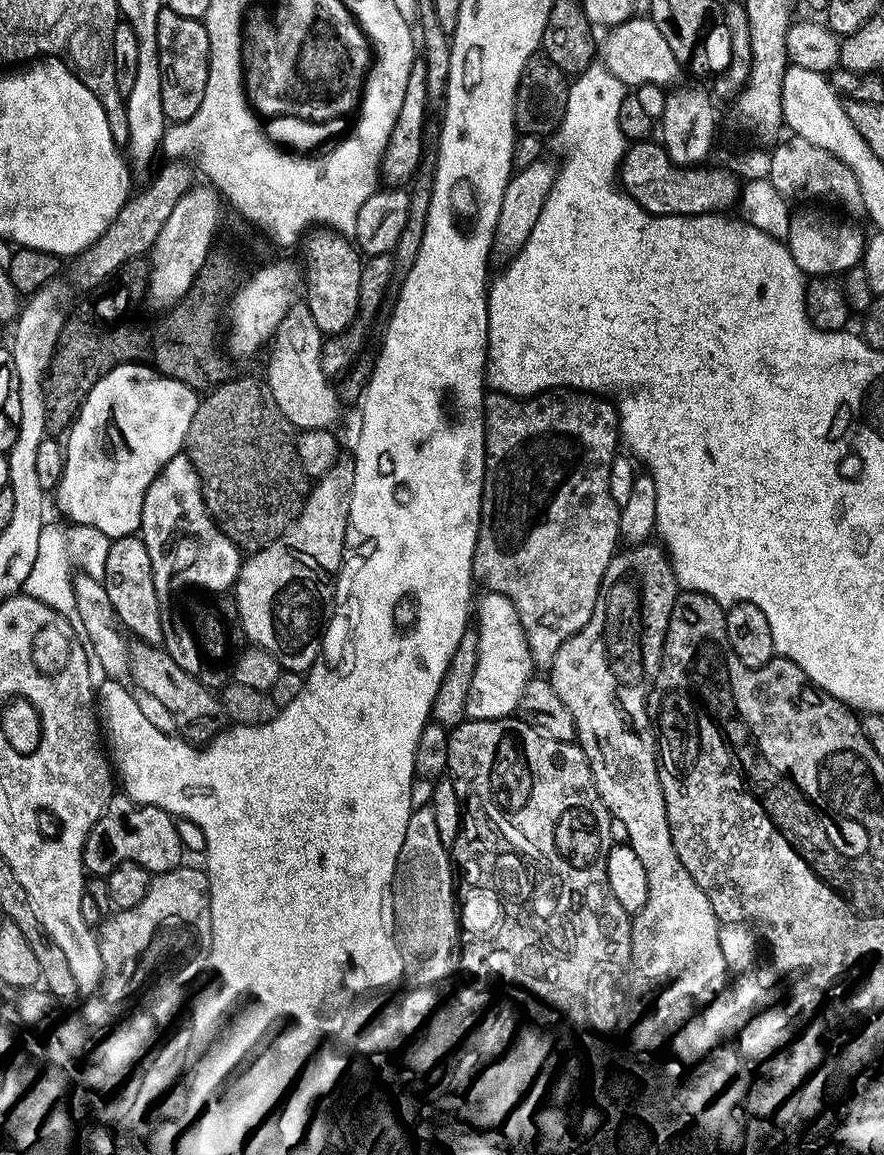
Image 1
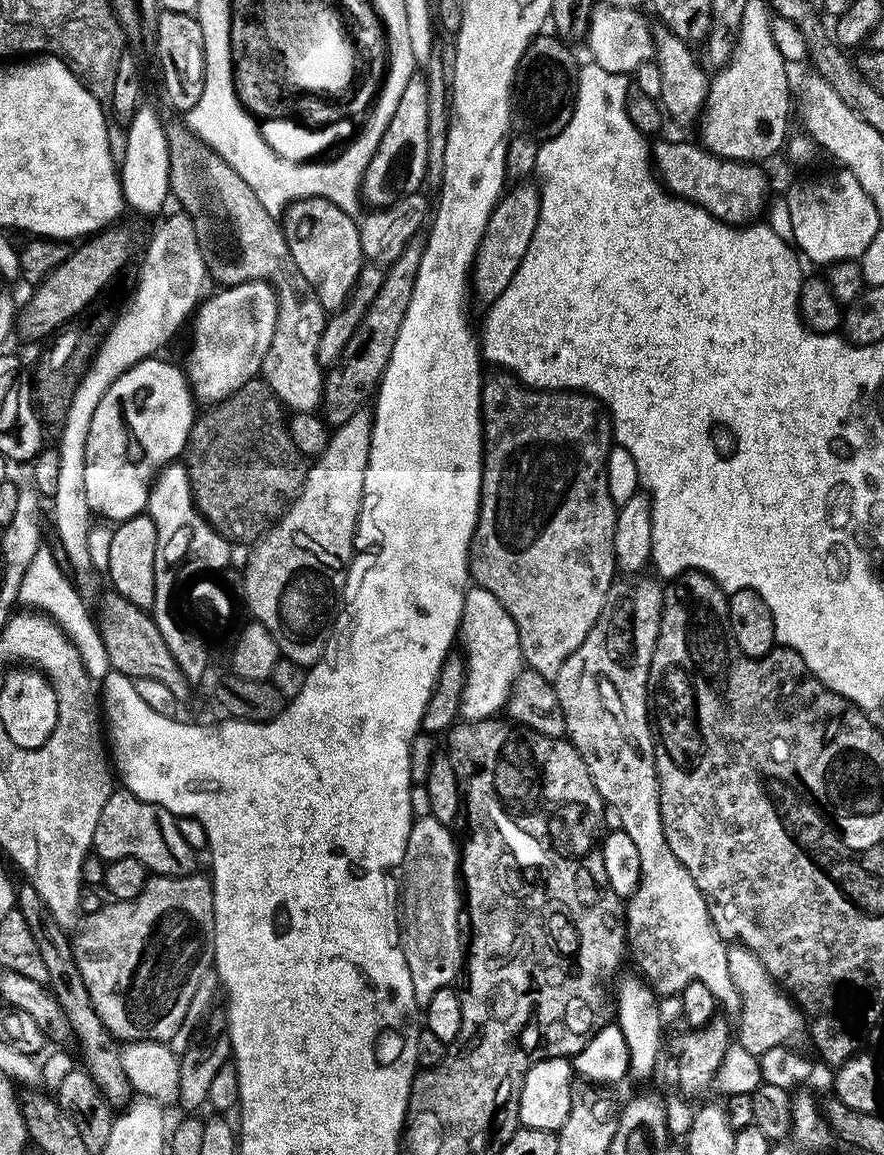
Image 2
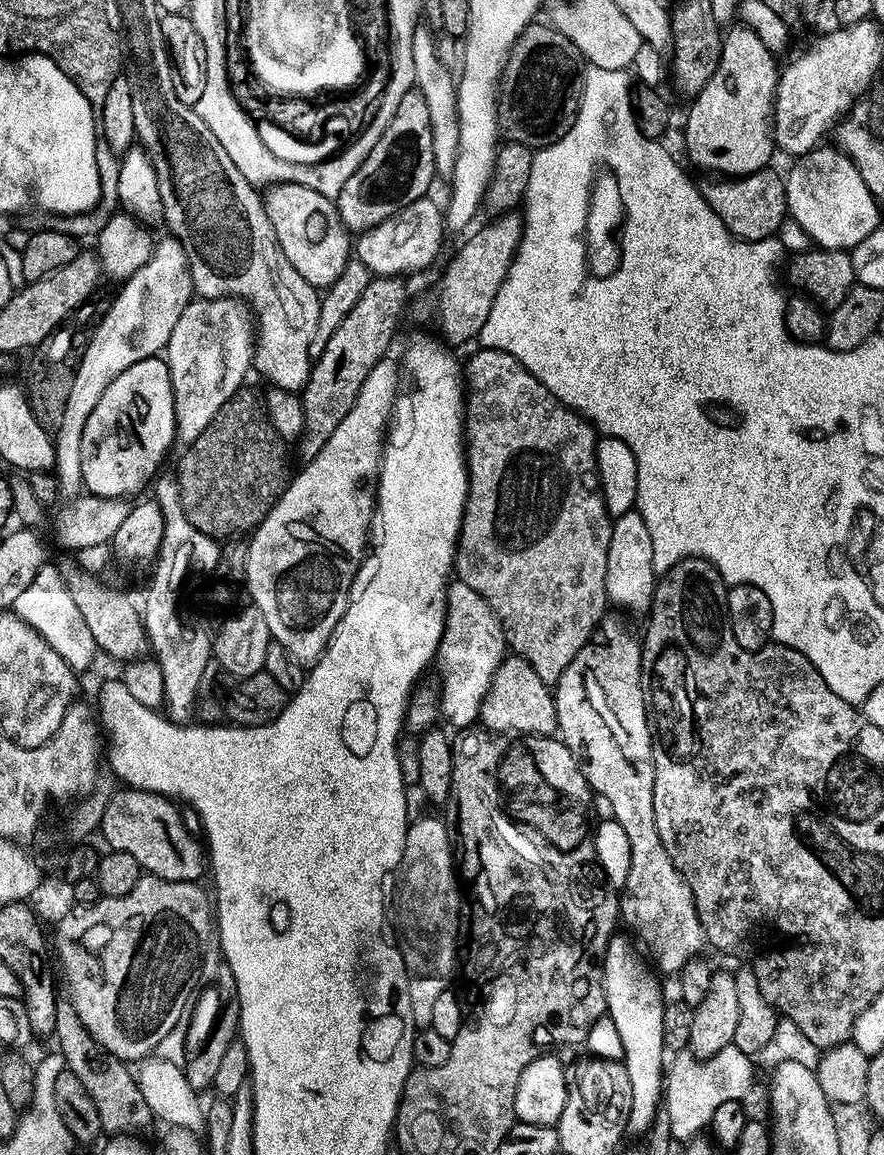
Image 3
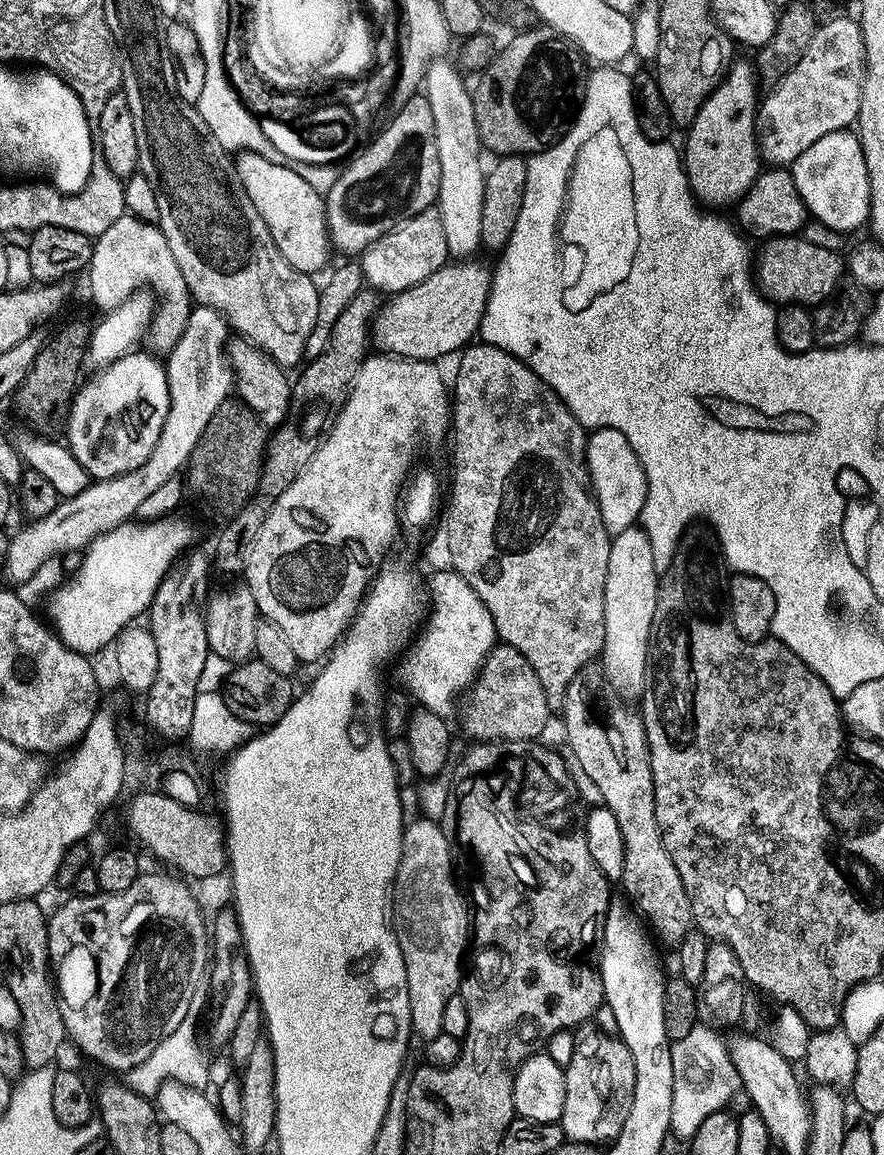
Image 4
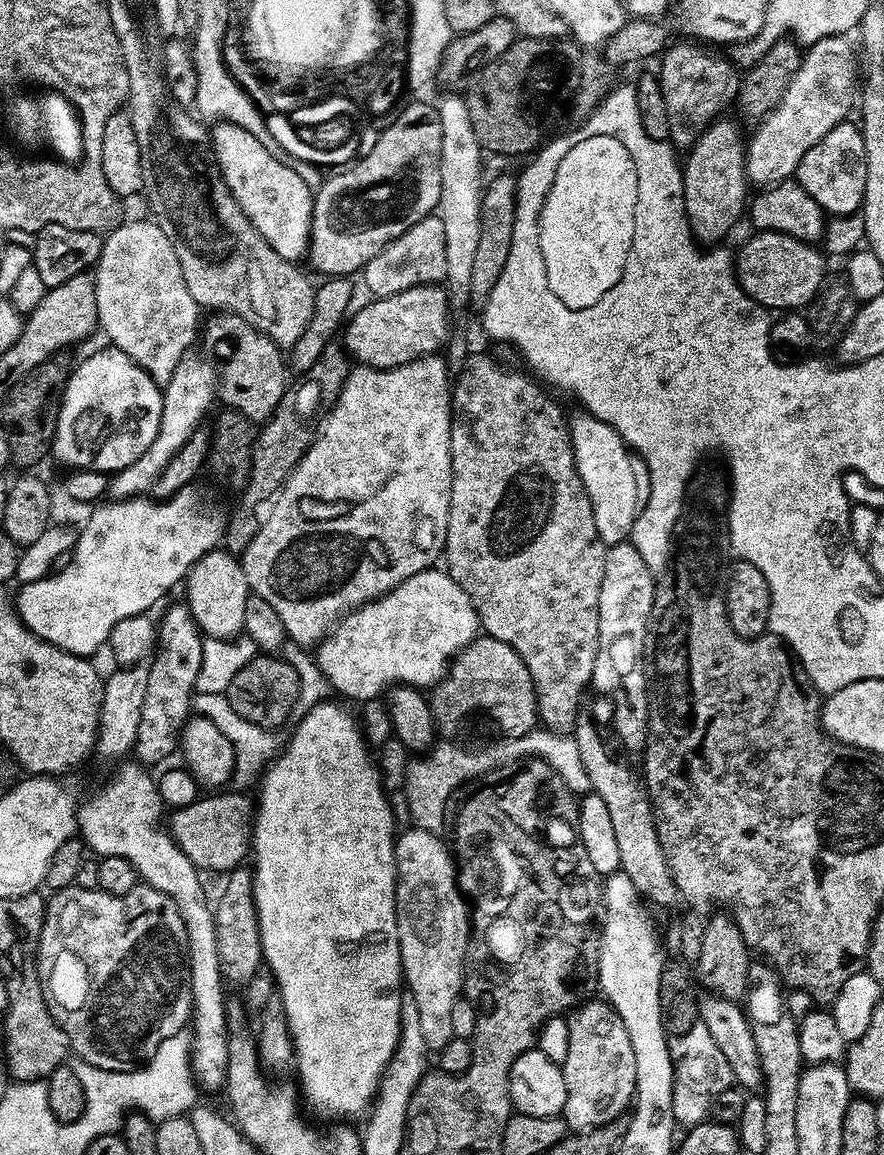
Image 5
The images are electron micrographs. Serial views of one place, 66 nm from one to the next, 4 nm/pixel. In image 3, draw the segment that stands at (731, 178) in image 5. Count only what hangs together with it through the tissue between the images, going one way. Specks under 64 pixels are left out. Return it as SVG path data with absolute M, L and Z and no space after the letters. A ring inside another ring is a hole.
M734 27L723 33L718 66L689 103L692 105L684 120L684 148L689 158L717 177L748 176L773 163L778 60L762 44L755 30Z

